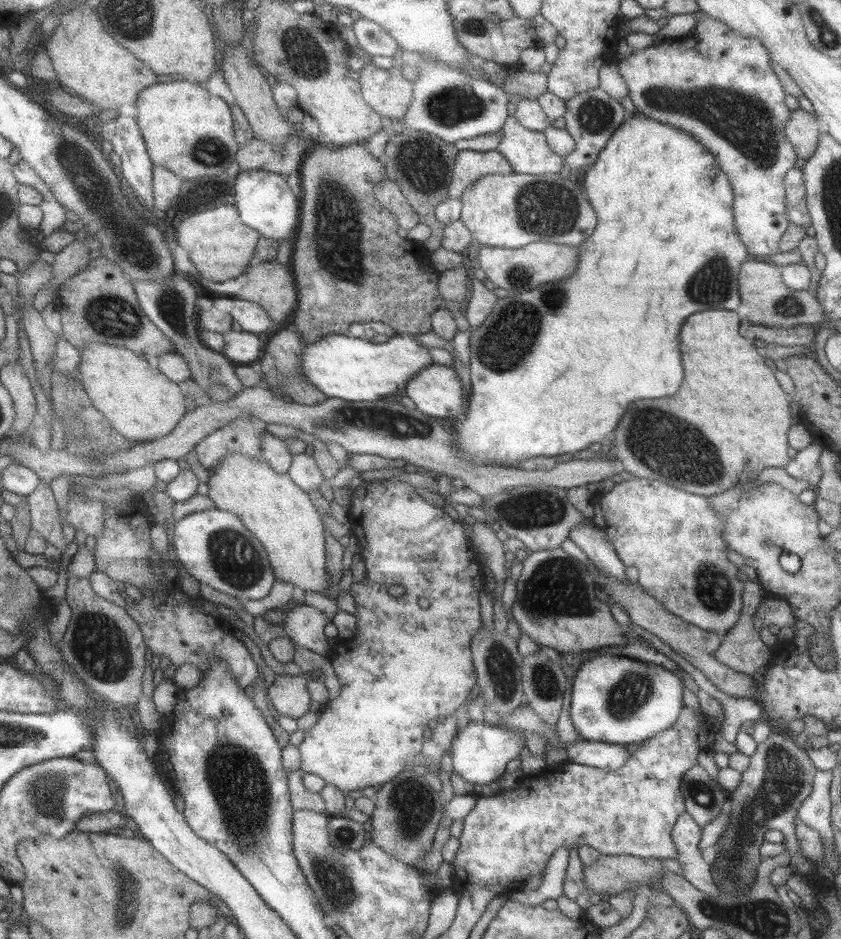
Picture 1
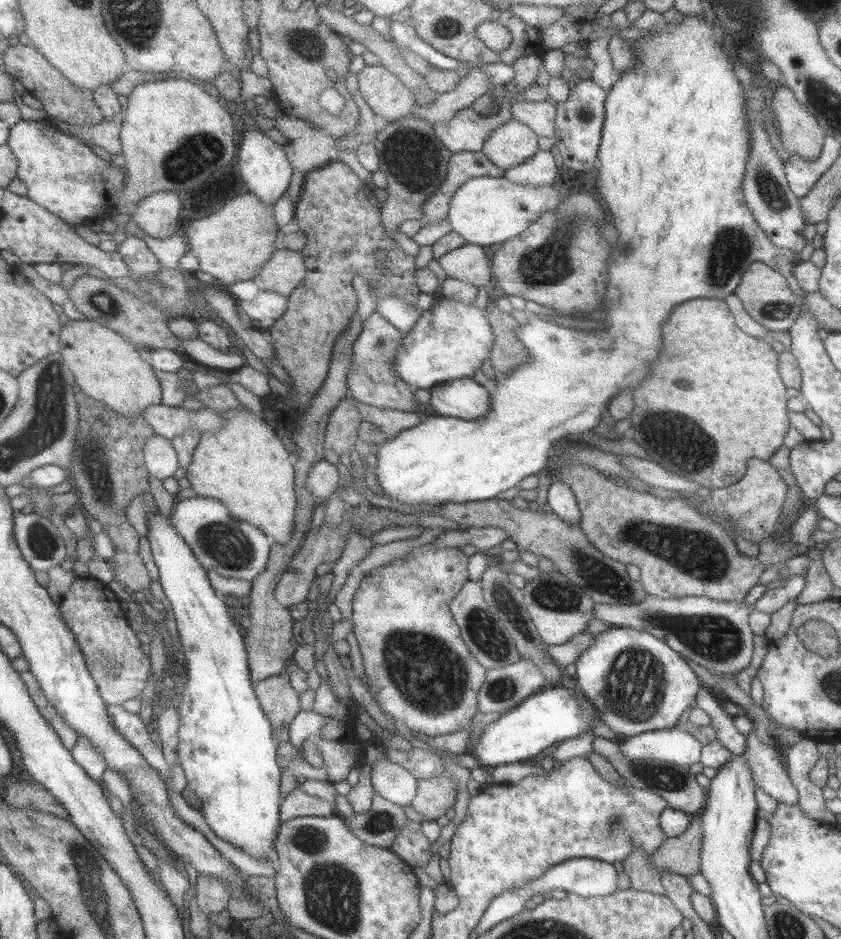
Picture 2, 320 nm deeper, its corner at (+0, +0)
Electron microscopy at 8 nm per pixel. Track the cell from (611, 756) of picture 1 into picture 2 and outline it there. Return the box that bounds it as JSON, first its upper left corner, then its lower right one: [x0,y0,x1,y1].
[619,726,702,766]

